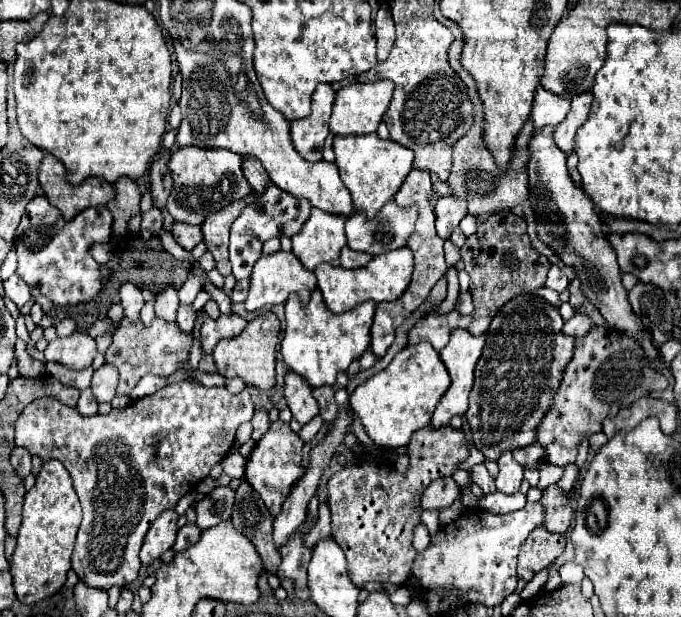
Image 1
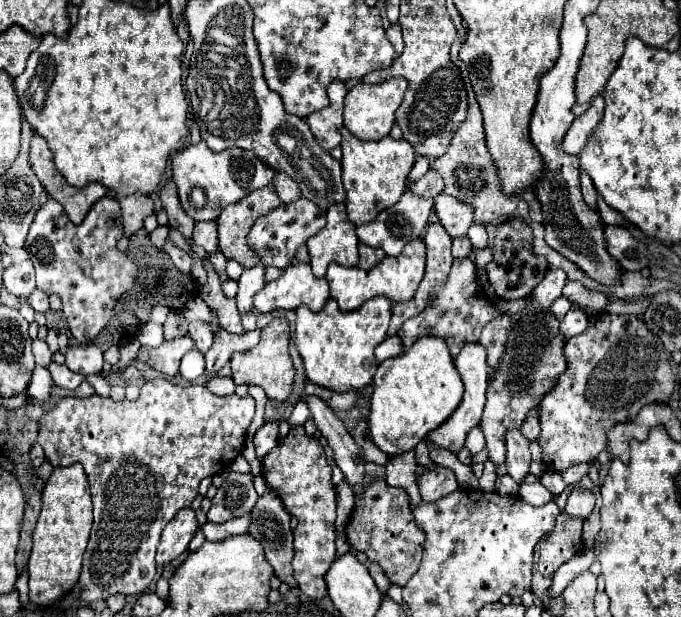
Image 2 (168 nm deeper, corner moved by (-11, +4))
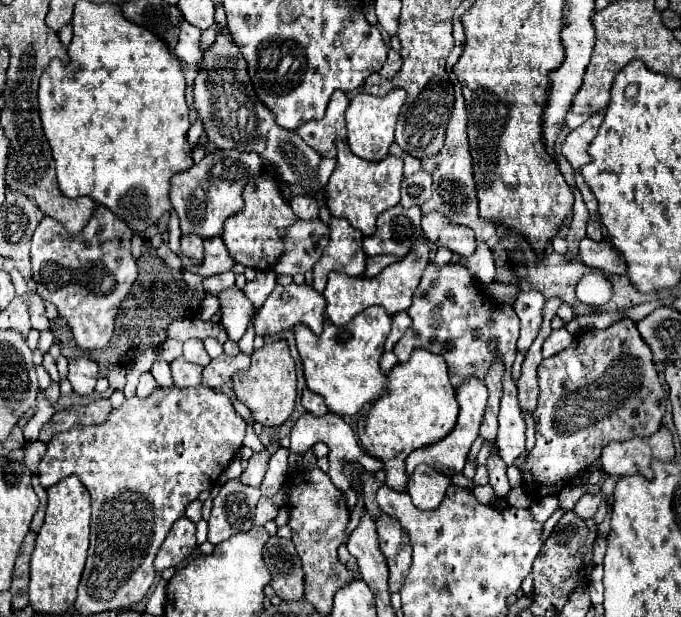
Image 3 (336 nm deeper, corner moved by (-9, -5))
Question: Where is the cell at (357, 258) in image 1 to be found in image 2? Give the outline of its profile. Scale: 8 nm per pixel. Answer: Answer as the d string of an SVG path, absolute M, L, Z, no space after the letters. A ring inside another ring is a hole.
M360 245L360 263L358 263L358 267L362 267L362 269L372 269L372 267L374 267L376 263L380 263L384 257L386 257L384 251L372 249L372 247L368 247L368 245Z

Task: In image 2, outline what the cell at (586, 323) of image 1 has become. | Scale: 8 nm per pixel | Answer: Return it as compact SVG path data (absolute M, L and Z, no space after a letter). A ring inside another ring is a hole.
M572 309L564 315L564 319L560 321L560 335L562 337L574 337L578 333L582 333L588 325L588 317L586 313L582 313L580 309Z

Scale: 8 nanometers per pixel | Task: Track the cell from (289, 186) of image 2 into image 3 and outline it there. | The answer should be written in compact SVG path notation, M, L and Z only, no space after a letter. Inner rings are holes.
M292 196L290 206L300 220L312 220L318 216L318 202L310 196Z

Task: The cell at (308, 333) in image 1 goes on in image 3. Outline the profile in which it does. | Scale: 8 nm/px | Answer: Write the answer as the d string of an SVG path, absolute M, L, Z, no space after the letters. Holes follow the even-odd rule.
M382 306L362 310L350 324L338 328L324 322L324 332L314 336L304 324L294 326L296 348L302 358L304 378L312 392L326 400L330 412L340 416L354 416L366 402L378 400L386 390L386 374L380 370L378 360L384 352L384 340L390 334L390 316Z

